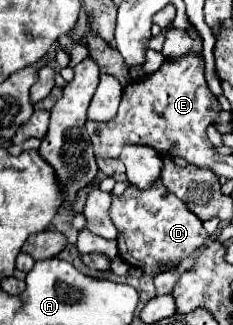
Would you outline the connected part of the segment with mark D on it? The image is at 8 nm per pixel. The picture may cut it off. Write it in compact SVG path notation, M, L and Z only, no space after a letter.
M159 180L149 190L139 190L137 186L129 184L121 198L113 196L111 218L119 230L119 256L127 264L141 268L147 276L159 276L175 270L181 260L193 256L199 246L205 246L205 242L211 238L211 234L203 228L203 222L185 206L185 202L167 192Z

